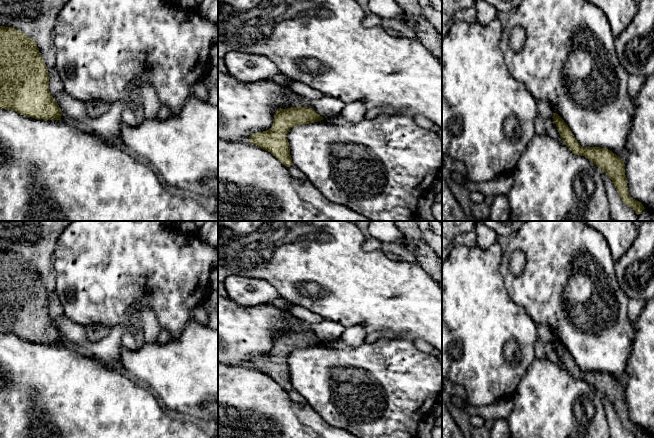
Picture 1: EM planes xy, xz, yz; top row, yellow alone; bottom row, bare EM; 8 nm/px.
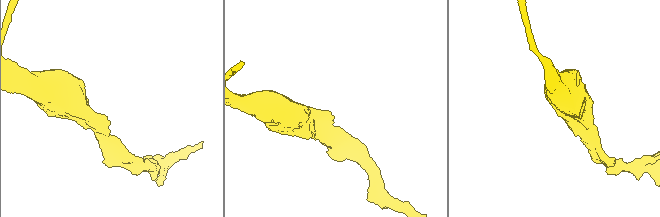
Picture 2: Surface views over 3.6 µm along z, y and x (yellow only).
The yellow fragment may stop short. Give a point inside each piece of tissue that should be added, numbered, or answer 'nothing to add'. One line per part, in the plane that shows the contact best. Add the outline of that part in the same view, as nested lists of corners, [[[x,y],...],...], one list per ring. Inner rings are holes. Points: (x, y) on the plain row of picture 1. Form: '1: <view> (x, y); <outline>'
nothing to add

